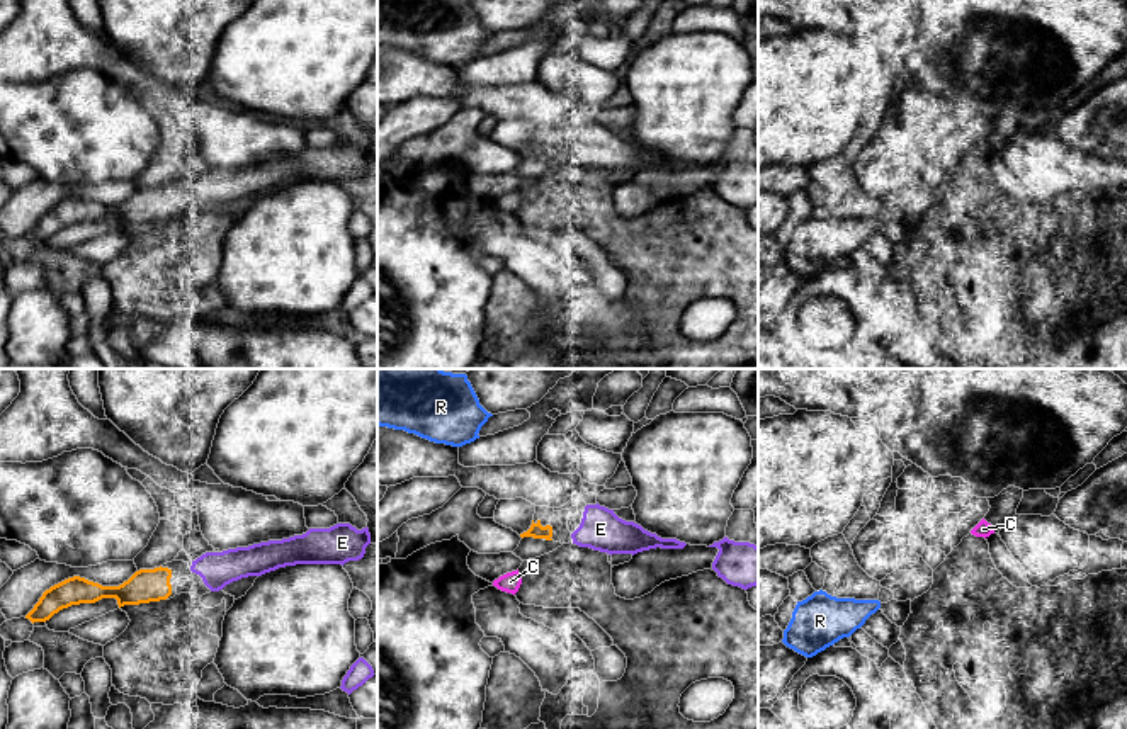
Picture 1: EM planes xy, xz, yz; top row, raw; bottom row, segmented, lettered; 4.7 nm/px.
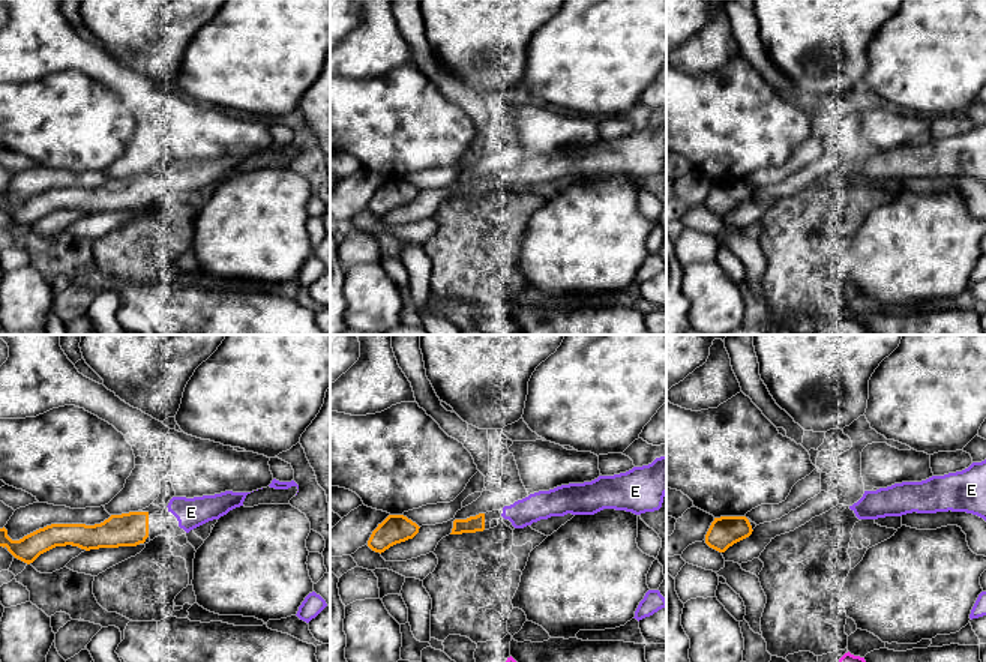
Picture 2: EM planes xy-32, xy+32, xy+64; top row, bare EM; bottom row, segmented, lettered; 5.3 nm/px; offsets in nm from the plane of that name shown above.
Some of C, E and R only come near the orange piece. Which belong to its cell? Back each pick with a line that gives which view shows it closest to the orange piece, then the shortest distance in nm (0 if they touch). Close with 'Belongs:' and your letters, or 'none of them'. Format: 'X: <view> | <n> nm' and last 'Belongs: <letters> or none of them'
E: xy | 100 nm
Belongs: E

